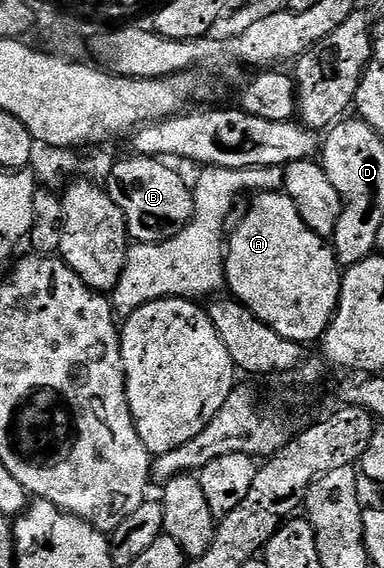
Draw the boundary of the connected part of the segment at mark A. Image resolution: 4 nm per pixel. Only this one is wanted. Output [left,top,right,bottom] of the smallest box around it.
[224,192,342,343]

